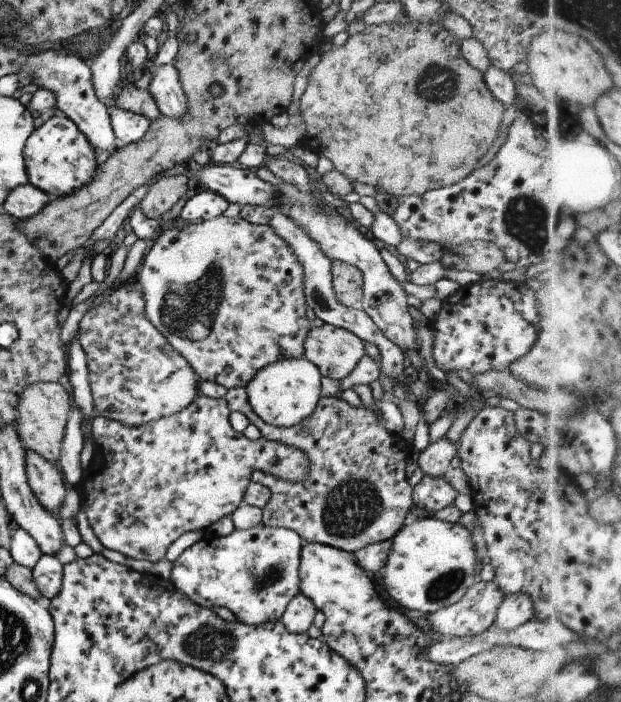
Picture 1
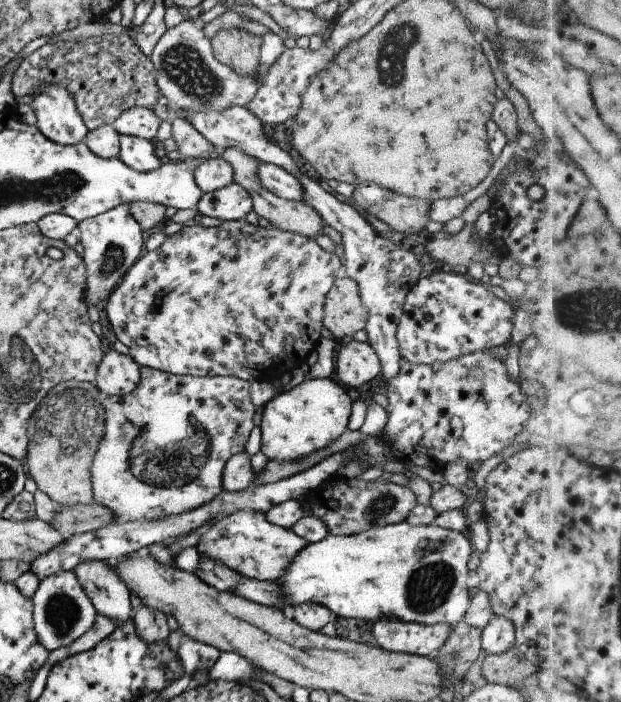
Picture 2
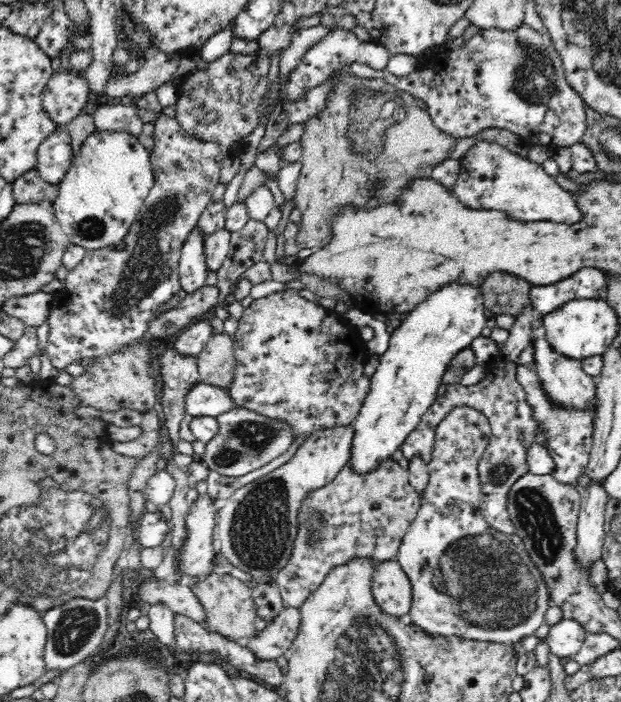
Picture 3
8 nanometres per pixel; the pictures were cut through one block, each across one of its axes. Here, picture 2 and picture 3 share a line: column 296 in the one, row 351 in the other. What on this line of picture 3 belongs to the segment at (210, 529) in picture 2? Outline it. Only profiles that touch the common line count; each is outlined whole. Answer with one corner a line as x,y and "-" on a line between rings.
546,340
534,341
534,359
541,389
544,390
552,405
564,407
568,411
594,409
597,392
596,378
592,378
584,372
580,361
557,354

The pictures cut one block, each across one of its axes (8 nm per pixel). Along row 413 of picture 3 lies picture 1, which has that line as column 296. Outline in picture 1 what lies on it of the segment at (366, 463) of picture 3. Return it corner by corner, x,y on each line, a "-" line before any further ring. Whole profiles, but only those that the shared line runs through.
304,356
275,360
259,368
255,376
249,380
249,384
245,386
247,402
251,410
265,424
289,428
289,426
299,424
313,412
317,400
321,397
320,378
315,364
311,364

